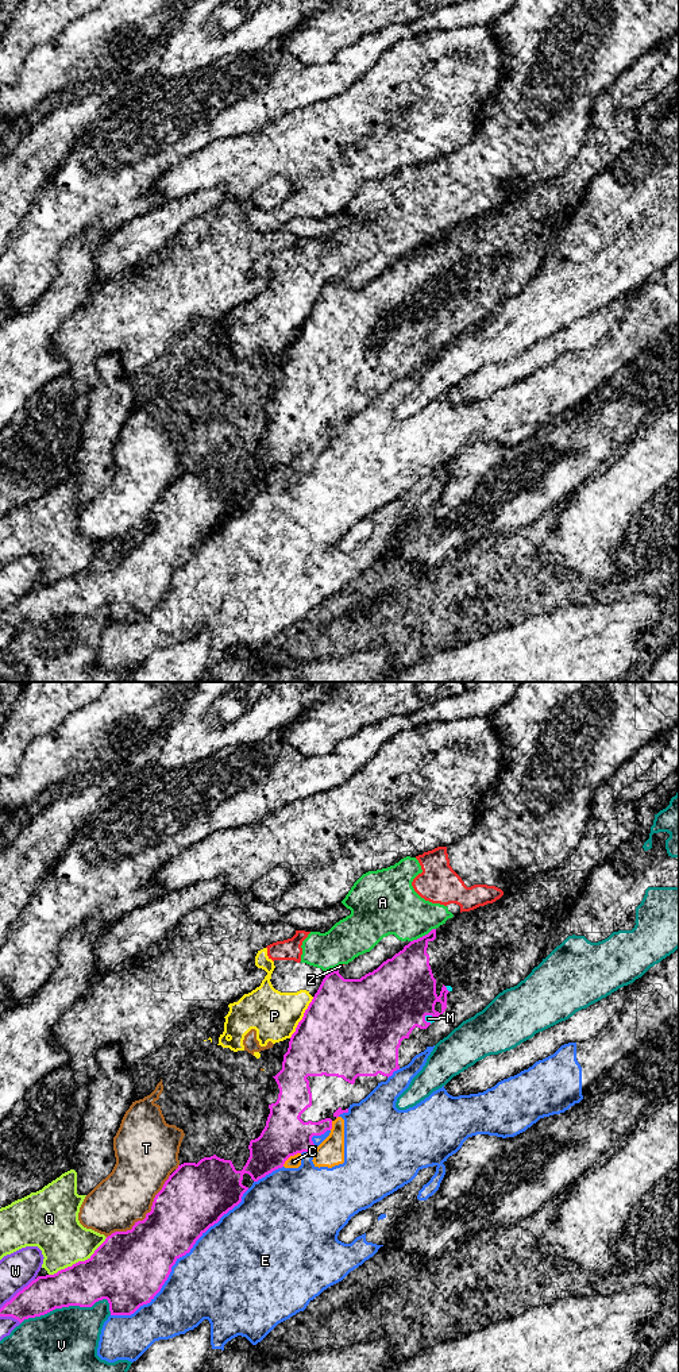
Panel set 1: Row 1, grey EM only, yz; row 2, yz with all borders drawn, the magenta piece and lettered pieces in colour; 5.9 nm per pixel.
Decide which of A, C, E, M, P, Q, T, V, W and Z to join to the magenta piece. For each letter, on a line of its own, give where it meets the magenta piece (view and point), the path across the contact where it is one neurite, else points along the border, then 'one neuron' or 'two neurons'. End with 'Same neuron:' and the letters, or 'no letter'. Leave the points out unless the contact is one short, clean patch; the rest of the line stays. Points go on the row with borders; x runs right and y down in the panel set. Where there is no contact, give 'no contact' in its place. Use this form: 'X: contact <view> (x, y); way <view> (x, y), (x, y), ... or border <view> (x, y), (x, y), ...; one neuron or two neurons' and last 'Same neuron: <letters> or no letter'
A: contact yz (423, 936); two neurons
C: contact yz (290, 1155); border yz (300, 1152), (290, 1156), (282, 1166); two neurons
E: contact yz (176, 1260); two neurons
M: contact yz (429, 1014); two neurons
P: contact yz (303, 1017); two neurons
Q: contact yz (78, 1261); two neurons
T: contact yz (146, 1216); two neurons
V: contact yz (65, 1306); two neurons
W: contact yz (19, 1291); two neurons
Z: contact yz (332, 971); two neurons
Same neuron: no letter

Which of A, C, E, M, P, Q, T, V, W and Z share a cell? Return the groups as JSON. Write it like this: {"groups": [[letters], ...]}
{"groups": [["A", "P", "T", "Z"], ["C", "E", "M"], ["Q"], ["V"], ["W"]]}

